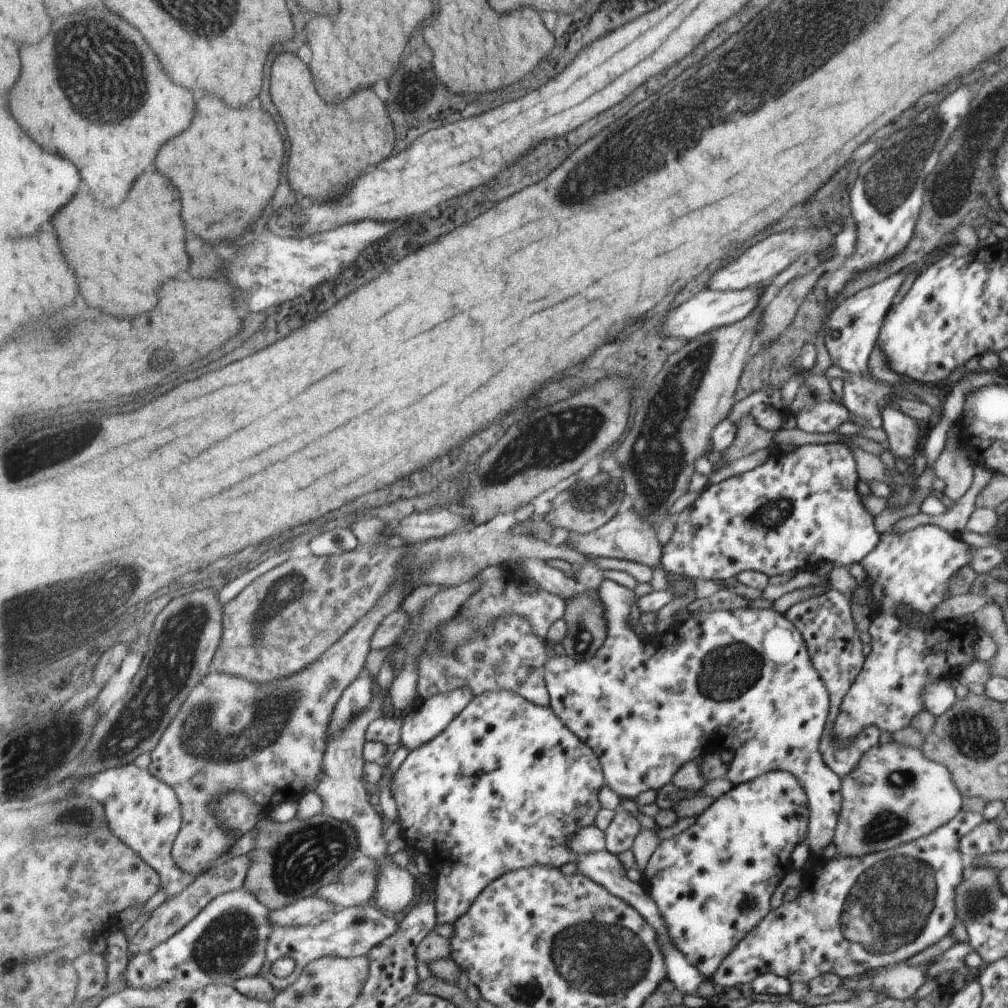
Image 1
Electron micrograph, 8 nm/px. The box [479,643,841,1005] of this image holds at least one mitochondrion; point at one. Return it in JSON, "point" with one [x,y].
{"point":[602,957]}

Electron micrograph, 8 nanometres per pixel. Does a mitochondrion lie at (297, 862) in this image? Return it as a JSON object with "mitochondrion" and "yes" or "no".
{"mitochondrion":"yes"}

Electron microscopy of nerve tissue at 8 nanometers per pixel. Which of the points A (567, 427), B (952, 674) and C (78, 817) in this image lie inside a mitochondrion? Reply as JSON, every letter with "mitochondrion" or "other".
{"A":"mitochondrion","B":"other","C":"mitochondrion"}

